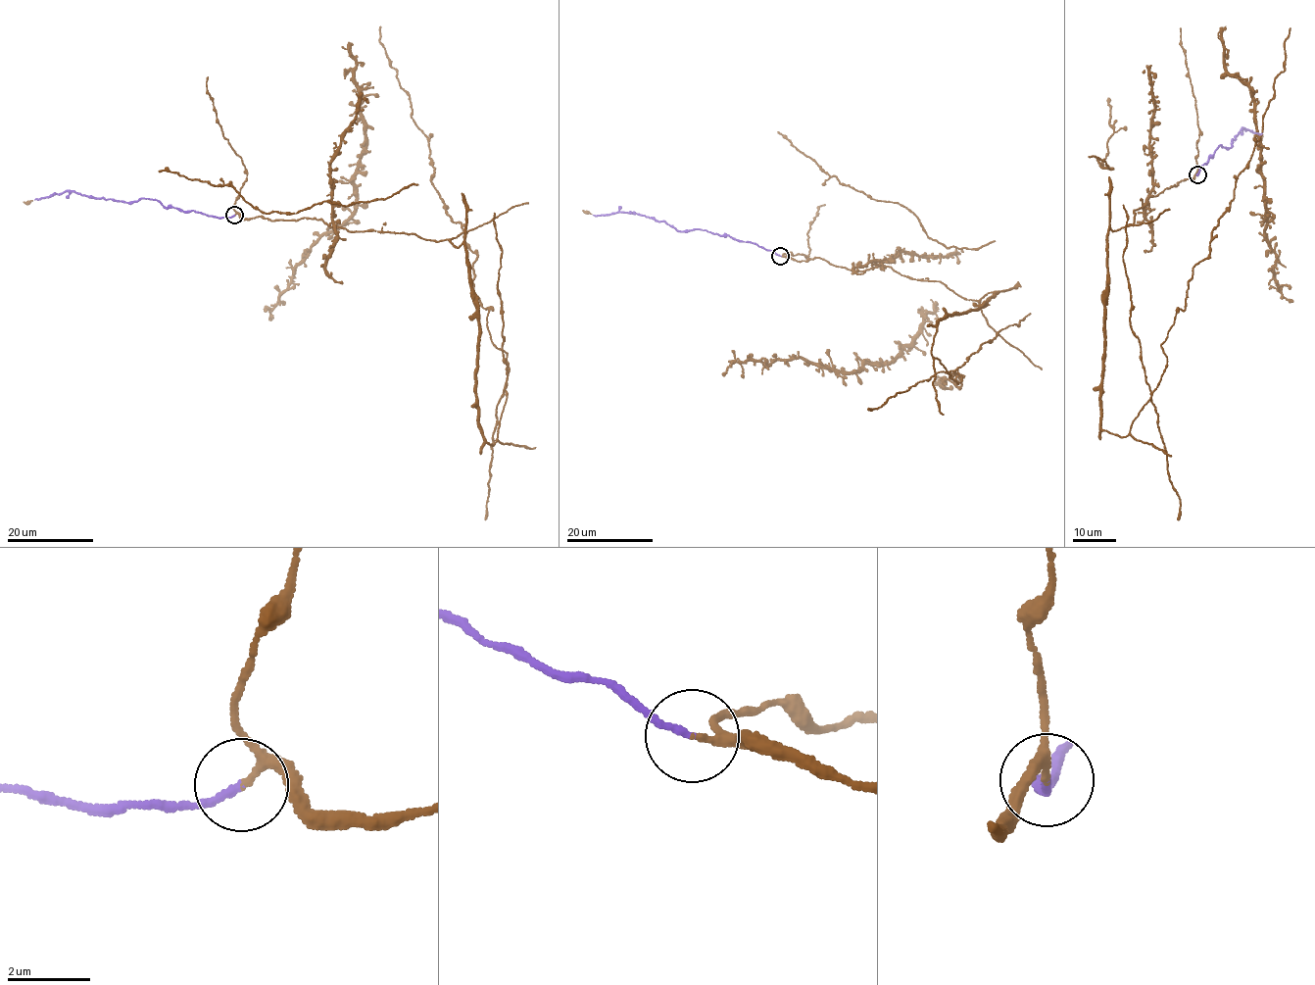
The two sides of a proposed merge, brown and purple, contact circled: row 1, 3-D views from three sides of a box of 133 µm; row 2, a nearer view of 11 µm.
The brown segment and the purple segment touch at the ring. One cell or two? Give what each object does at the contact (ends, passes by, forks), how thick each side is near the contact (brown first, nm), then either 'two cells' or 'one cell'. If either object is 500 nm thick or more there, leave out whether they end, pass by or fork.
brown passes by | purple ends | 160/160 nm | one cell

